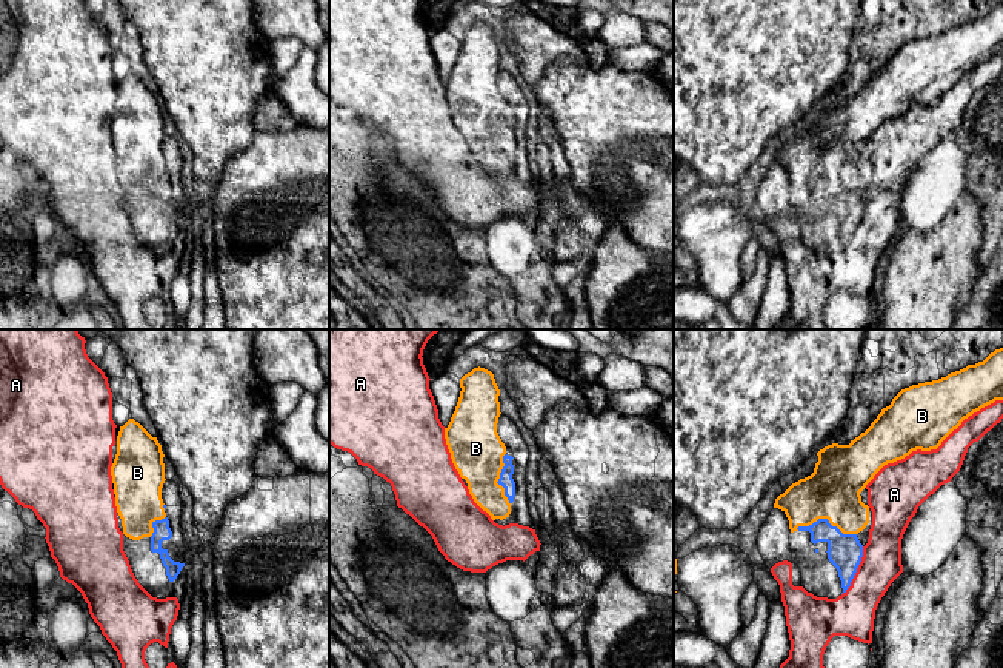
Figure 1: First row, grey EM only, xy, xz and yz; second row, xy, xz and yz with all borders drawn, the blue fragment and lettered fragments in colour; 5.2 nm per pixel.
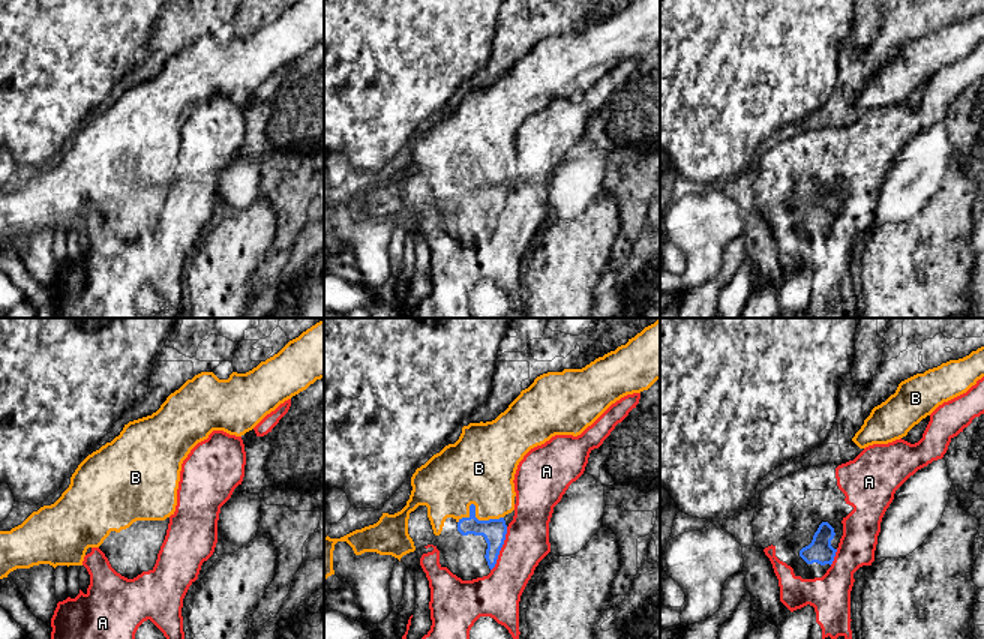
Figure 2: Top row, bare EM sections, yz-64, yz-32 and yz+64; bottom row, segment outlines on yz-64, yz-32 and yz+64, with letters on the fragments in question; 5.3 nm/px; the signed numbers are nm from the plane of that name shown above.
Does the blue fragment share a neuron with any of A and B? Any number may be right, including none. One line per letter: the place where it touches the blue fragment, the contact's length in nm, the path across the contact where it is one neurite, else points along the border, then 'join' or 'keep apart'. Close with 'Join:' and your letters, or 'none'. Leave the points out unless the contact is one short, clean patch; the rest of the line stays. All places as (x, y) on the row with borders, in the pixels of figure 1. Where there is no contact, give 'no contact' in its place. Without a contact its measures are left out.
A: contact yz (856, 571); length 280 nm; border yz (863, 547), (863, 556), (851, 585), (842, 594); keep apart
B: contact yz (826, 519); length 320 nm; way yz (845, 551), (840, 533), (826, 519), (833, 491); join
Join: B

